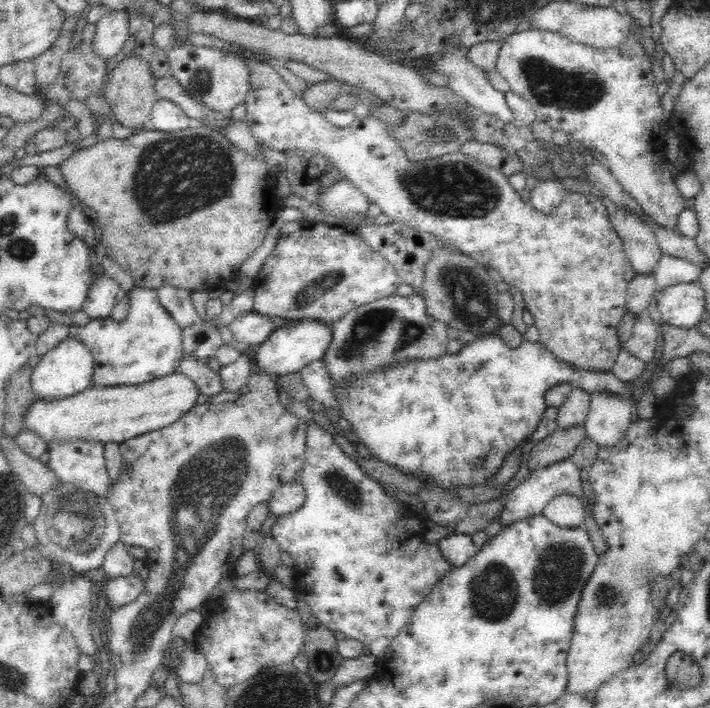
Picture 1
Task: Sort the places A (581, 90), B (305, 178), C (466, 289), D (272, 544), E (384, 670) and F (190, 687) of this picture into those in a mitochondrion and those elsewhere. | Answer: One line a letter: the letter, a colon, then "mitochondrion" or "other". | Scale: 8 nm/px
A: mitochondrion
B: other
C: mitochondrion
D: other
E: other
F: other

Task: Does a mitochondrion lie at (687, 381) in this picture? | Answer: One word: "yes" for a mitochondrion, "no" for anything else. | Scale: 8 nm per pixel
no

